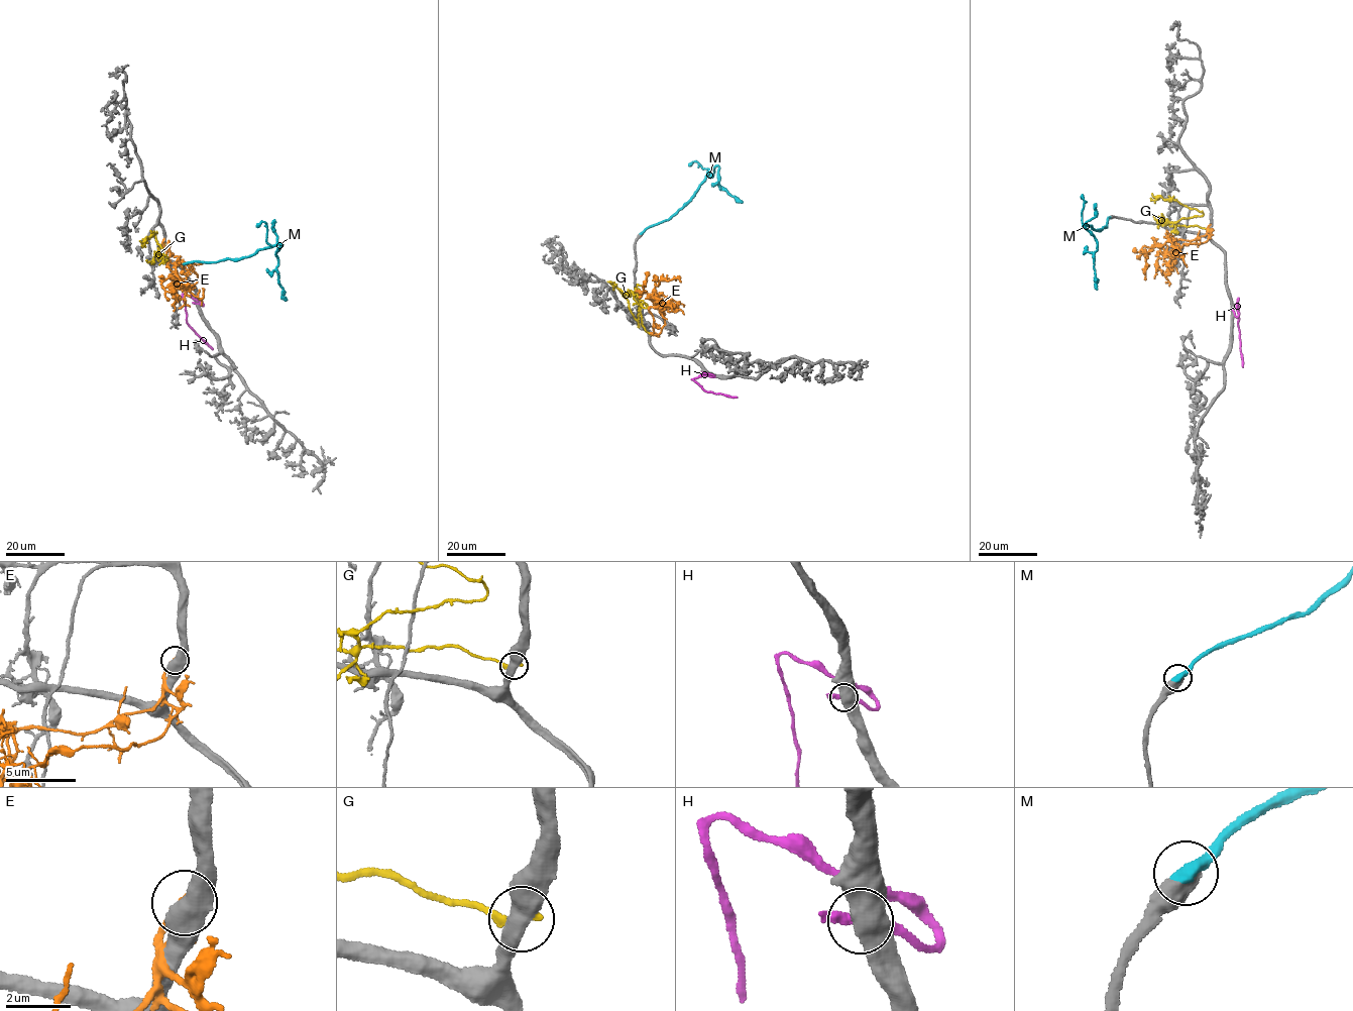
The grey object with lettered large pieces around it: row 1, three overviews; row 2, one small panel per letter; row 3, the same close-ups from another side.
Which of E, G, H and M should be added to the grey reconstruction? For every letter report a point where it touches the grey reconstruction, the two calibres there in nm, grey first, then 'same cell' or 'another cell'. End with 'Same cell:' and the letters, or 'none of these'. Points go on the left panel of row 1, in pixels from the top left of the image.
E: contact (162, 240); calibres 550 and 240 nm; another cell
G: contact (163, 244); calibres 480 and 240 nm; another cell
H: contact (196, 303); calibres 550 and 240 nm; another cell
M: contact (185, 263); calibres 750 and 400 nm; same cell
Same cell: M

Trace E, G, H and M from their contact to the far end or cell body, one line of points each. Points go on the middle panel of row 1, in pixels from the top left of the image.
E: (649, 333), (654, 331), (648, 308), (657, 306), (655, 285), (677, 276)
G: (651, 334), (642, 324), (641, 304), (638, 327), (629, 301), (609, 282)
H: (705, 372), (713, 376), (703, 375), (692, 379), (703, 390), (737, 398)
M: (641, 233), (670, 219), (686, 205), (709, 171), (717, 165), (721, 187), (743, 202)

